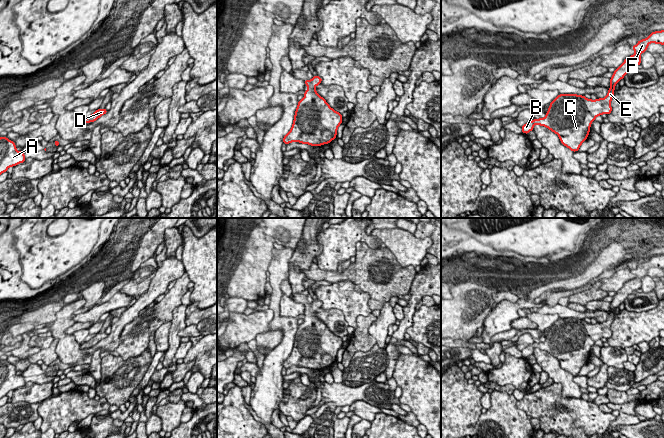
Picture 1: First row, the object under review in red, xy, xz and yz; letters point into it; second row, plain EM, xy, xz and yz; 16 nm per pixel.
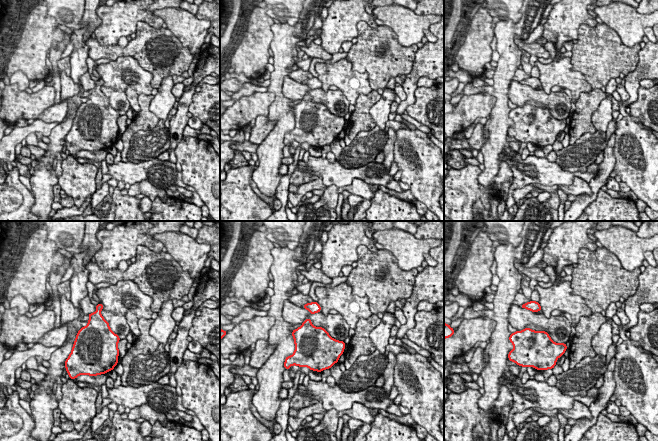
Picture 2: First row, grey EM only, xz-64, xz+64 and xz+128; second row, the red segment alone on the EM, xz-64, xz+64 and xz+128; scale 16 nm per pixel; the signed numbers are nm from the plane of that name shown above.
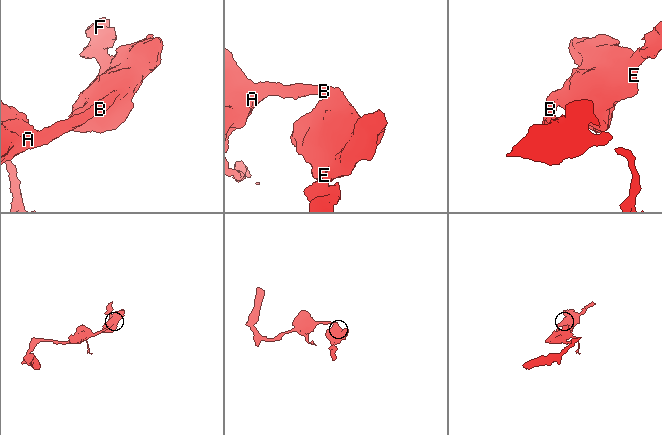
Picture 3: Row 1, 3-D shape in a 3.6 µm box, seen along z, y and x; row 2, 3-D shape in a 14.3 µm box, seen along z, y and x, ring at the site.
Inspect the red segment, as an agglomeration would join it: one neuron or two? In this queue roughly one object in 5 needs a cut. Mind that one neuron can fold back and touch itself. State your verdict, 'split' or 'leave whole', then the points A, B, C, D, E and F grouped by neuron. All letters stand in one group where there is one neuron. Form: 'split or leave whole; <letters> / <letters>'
leave whole; A B C D E F

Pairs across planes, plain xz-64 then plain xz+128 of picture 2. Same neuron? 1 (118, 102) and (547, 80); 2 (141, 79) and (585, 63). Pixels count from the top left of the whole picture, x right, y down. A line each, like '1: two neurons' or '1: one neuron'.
1: two neurons
2: two neurons

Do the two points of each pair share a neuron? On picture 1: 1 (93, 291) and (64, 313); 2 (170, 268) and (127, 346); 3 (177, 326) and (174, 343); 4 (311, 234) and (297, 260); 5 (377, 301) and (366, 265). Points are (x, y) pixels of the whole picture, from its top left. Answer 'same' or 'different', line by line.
1: different
2: different
3: same
4: same
5: same

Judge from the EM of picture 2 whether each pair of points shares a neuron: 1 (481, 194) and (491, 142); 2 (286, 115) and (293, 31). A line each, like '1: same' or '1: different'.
1: different
2: same

